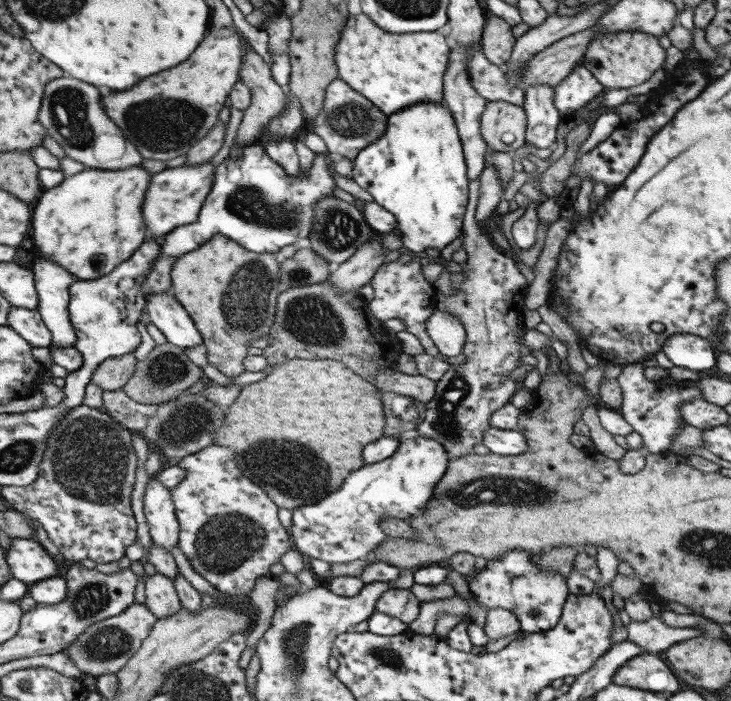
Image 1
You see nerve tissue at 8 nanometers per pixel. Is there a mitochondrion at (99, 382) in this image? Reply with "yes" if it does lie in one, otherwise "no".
no

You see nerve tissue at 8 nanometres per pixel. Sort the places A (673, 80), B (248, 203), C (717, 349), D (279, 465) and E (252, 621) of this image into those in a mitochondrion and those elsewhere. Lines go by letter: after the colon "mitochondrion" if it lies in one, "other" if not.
A: other
B: mitochondrion
C: other
D: mitochondrion
E: other

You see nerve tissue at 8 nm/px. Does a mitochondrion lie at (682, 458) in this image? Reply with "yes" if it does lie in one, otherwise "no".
no

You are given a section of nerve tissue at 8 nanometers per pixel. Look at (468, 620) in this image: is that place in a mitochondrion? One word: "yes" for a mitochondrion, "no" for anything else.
no

